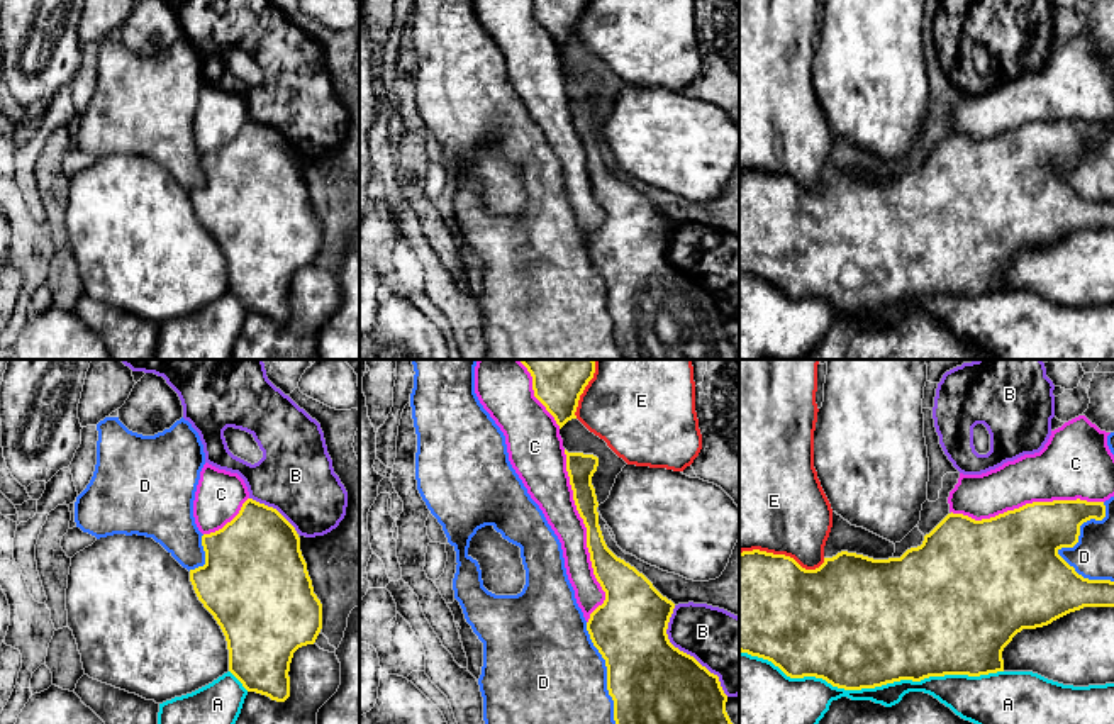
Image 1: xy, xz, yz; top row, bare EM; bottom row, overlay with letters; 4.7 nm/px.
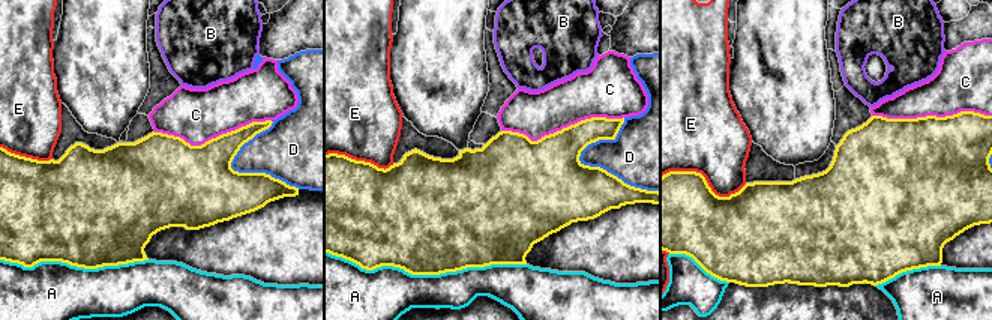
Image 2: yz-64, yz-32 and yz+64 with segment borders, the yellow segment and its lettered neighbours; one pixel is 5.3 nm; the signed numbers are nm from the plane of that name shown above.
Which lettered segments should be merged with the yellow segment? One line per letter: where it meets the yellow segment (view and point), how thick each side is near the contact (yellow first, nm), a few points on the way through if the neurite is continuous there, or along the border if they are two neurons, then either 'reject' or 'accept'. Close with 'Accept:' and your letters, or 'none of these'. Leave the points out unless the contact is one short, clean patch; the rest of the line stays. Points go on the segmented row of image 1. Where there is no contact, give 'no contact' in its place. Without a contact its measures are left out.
A: yz (872, 687) | 500/120 nm | reject
B: xz (685, 653) | 400/320 nm | reject
C: xz (587, 536) | 180/180 nm | accept
D: yz (1065, 546) | 420/200 nm | reject
E: yz (782, 555) | 480/460 nm | reject
Accept: C

